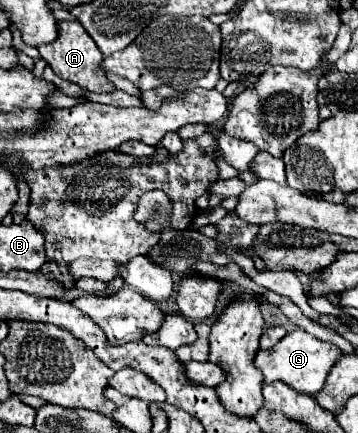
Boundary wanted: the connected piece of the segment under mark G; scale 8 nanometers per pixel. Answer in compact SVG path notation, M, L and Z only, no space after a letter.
M296 329L296 331L290 331L278 345L274 345L270 349L260 349L254 363L264 373L264 383L284 381L286 385L294 387L296 391L314 395L324 387L330 369L336 365L336 361L340 357L342 357L342 351L336 345L320 341L314 335L310 335L302 329Z

